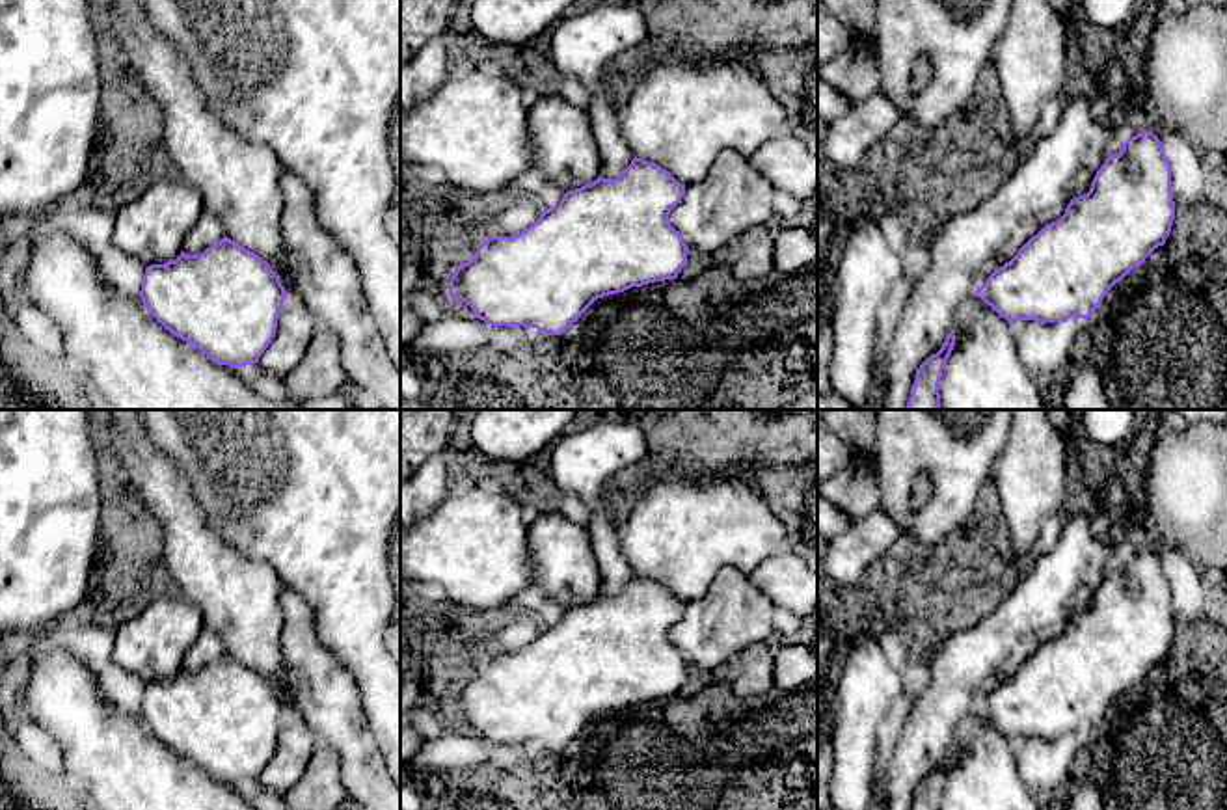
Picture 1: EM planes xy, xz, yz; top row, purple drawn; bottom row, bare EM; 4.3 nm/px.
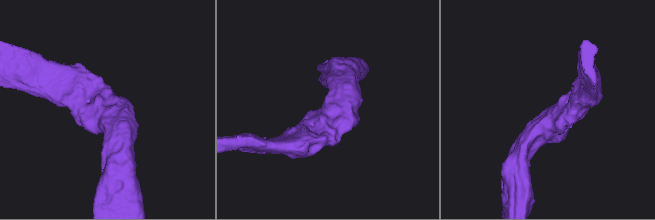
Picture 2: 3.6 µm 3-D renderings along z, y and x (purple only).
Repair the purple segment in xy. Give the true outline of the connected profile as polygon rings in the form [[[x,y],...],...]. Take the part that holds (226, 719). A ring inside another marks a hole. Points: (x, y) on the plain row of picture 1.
[[[175,592],[156,596],[115,629],[112,661],[147,683],[140,715],[158,741],[216,782],[246,784],[257,780],[272,760],[287,709],[266,678],[227,654],[199,672],[184,670],[184,654],[201,631],[197,607]]]

